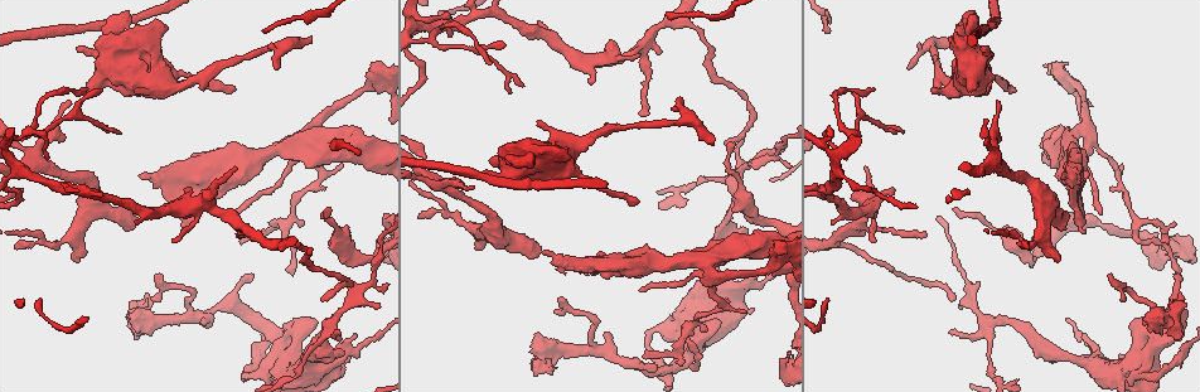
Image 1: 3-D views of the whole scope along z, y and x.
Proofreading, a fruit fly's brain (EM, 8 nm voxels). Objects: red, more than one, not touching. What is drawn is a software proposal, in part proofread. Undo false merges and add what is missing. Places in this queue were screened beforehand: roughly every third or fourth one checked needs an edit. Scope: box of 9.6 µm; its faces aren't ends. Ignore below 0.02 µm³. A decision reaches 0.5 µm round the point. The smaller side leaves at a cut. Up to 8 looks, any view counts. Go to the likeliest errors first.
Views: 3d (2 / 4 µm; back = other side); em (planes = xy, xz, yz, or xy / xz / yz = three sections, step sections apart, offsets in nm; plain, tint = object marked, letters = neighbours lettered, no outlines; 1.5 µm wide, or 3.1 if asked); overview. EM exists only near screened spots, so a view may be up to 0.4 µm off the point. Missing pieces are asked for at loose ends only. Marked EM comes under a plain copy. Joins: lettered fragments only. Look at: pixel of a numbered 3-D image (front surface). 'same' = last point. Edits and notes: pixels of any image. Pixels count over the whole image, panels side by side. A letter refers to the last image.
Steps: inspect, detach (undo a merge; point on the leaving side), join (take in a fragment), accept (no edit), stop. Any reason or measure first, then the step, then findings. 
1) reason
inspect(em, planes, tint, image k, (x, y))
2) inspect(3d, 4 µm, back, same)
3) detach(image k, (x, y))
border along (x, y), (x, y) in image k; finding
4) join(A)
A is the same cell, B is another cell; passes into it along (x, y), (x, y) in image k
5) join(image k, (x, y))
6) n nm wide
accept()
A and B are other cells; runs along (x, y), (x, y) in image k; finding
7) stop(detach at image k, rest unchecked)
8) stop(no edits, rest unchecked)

free end
inspect(3d, 4 µm, image 1, (149, 303))

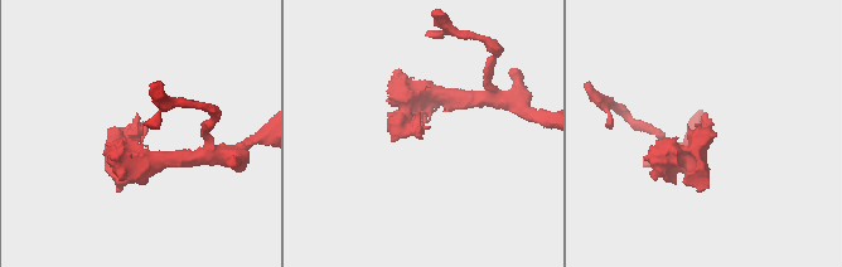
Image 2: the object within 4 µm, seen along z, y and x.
arms of 260, 280 nm
inspect(em, xz, step 8, letters, image 2, (142, 127))

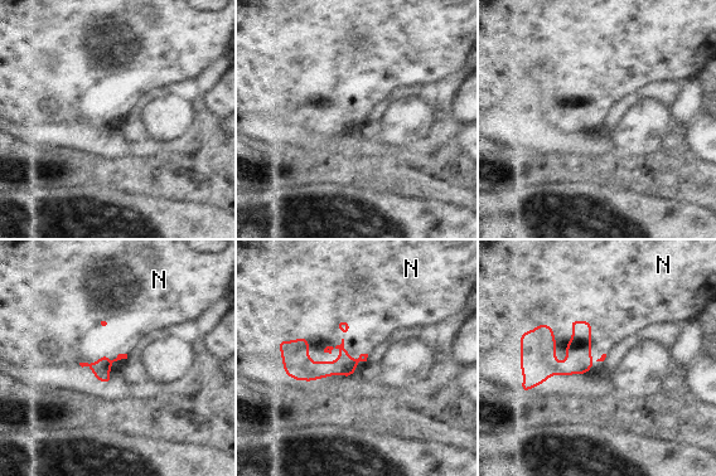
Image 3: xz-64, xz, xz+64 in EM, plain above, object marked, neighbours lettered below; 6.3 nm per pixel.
accept()
N is another cell; runs along (282, 348), (305, 368), (363, 358) in image 3; none of them fits

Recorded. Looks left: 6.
tapers out
inspect(em, planes, letters, image 1, (907, 68))

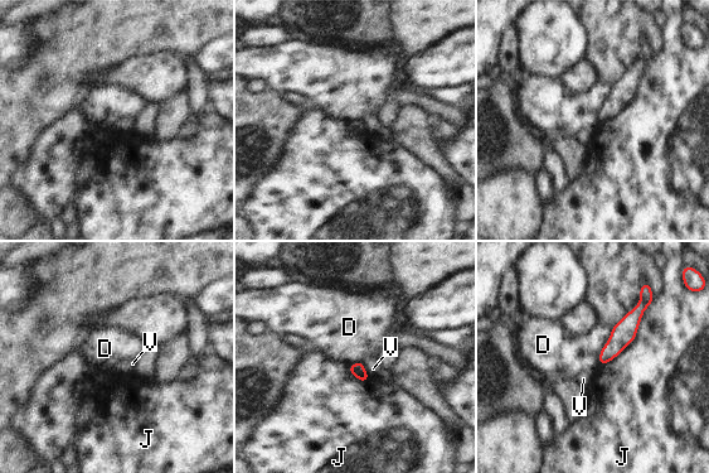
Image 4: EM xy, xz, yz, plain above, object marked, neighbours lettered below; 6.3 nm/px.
accept()
D, J and V are other cells; border along (612, 328), (600, 353), (598, 365) in image 4; no lettered fragment goes on from it

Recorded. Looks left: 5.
tapers out
inspect(em, yz, step 8, tint, image 1, (448, 33))

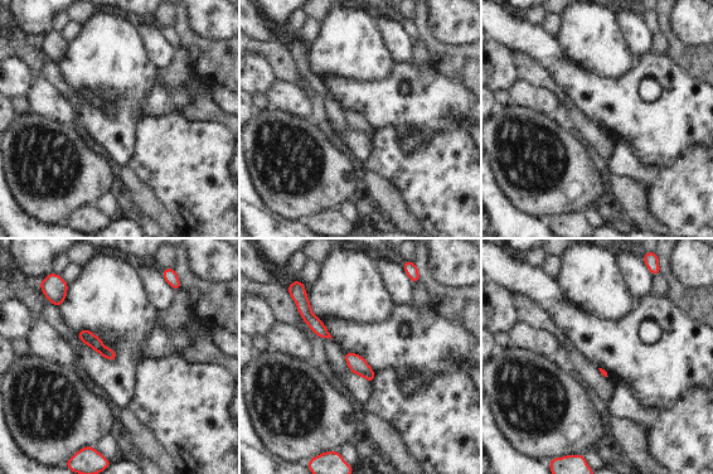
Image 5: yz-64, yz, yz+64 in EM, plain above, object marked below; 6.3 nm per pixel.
inspect(em, planes, letters, same)

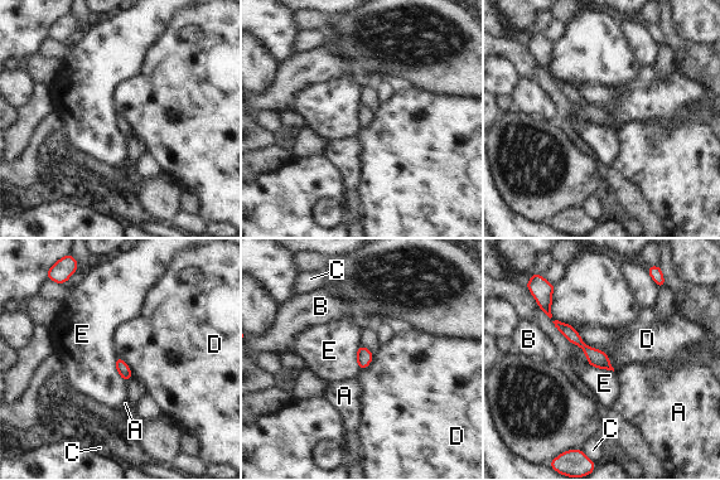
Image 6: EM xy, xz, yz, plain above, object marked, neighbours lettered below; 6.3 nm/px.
80 nm wide
accept()
A, B, C, D and E are other cells; border along (588, 363), (598, 368), (614, 371) in image 6; no lettered fragment goes on from it

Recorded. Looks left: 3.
an open end
inspect(em, xz, step 8, letters, image 1, (1056, 62))

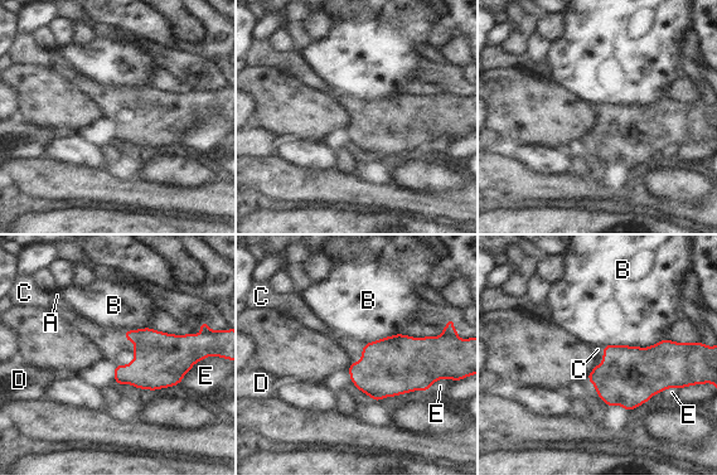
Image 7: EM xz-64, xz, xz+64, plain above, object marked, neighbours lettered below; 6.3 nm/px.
another direction
inspect(em, planes, letters, same)

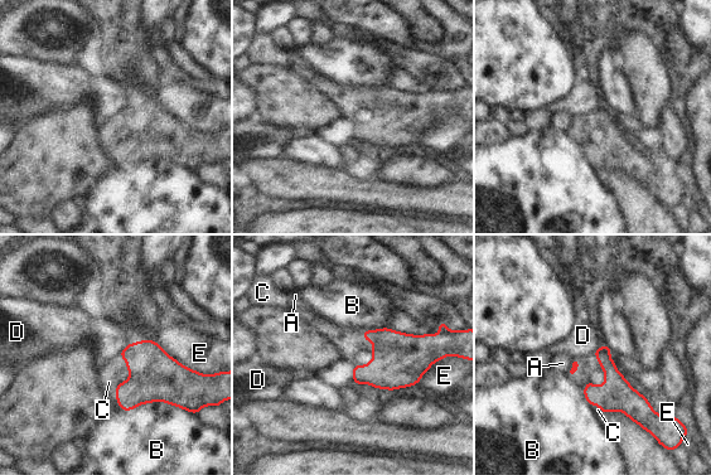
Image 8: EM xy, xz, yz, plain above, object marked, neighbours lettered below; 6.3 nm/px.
join(C)
C is the same cell, A, B, D and E are other cells; passes into it along (151, 379), (116, 396), (109, 382) in image 8; it goes on there

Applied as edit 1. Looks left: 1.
stop(join at image 8, rest unchecked)

